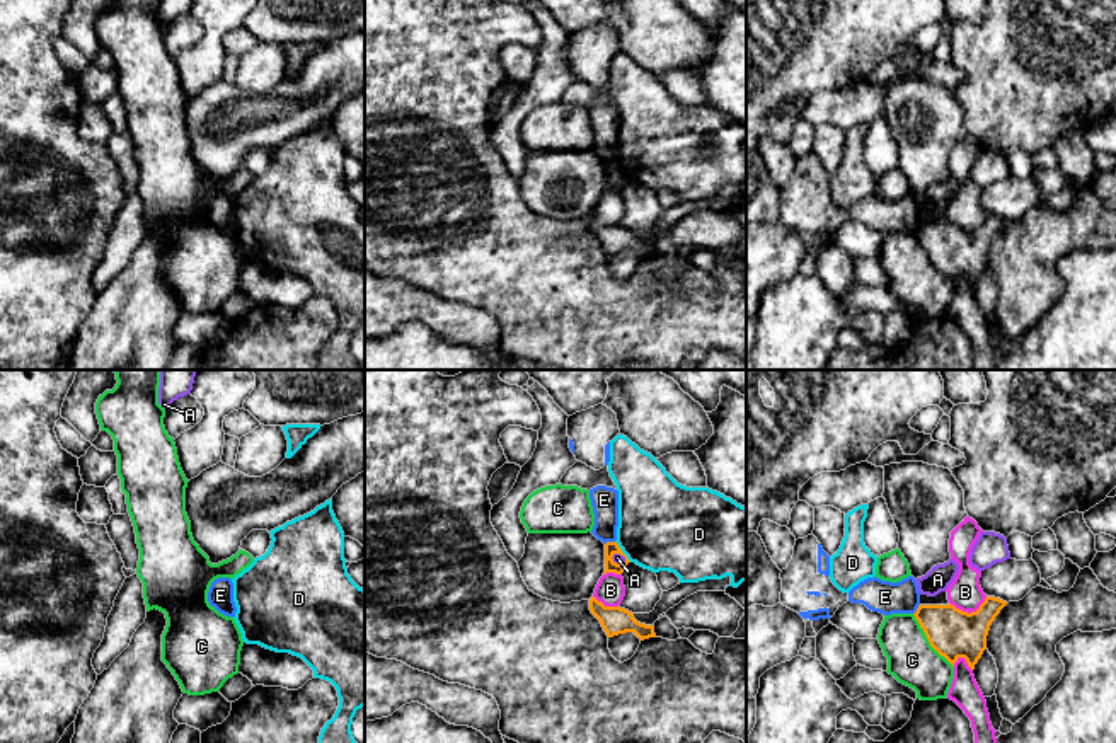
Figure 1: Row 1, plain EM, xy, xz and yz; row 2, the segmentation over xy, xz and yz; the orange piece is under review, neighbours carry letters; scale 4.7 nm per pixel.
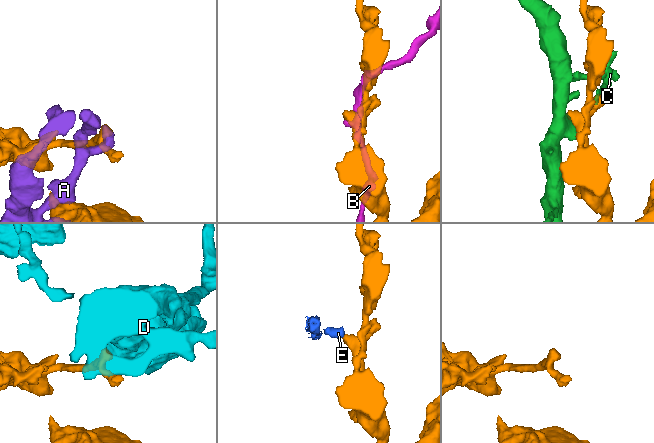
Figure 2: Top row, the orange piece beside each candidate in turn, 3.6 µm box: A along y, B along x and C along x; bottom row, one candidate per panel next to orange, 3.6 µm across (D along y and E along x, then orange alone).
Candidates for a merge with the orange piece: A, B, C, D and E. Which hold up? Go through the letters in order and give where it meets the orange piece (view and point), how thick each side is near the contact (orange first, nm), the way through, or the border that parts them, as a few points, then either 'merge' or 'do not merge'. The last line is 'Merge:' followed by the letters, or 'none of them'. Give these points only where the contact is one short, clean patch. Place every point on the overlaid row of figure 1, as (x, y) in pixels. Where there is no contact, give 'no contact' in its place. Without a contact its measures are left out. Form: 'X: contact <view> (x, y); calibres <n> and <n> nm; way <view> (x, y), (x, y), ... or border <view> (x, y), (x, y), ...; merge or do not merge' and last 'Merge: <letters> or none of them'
A: contact xz (619, 564); calibres 60 and 50 nm; do not merge
B: contact yz (966, 612); calibres 220 and 160 nm; do not merge
C: contact yz (929, 641); calibres 220 and 220 nm; border yz (912, 614), (927, 641), (953, 667); do not merge
D: contact xz (621, 551); calibres 60 and 420 nm; do not merge
E: contact xz (609, 542); calibres 60 and 130 nm; border xz (614, 541), (605, 544); do not merge
Merge: none of them

